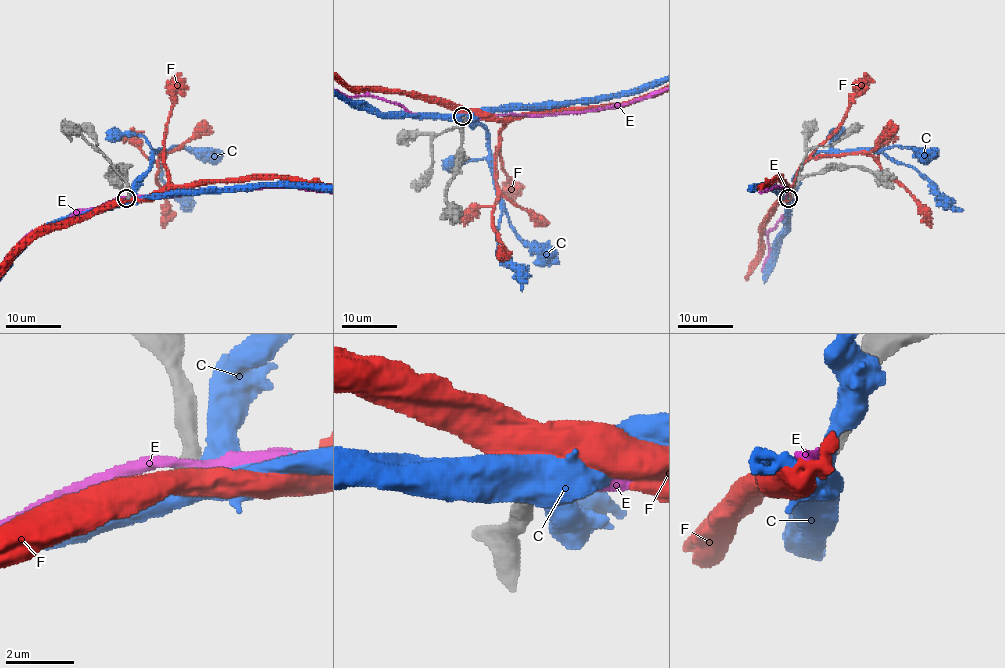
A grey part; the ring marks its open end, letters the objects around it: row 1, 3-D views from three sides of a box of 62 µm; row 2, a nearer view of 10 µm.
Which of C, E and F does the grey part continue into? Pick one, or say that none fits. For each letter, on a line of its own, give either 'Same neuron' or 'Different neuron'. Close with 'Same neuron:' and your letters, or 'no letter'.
C: Different neuron
E: Different neuron
F: Same neuron
Same neuron: F

